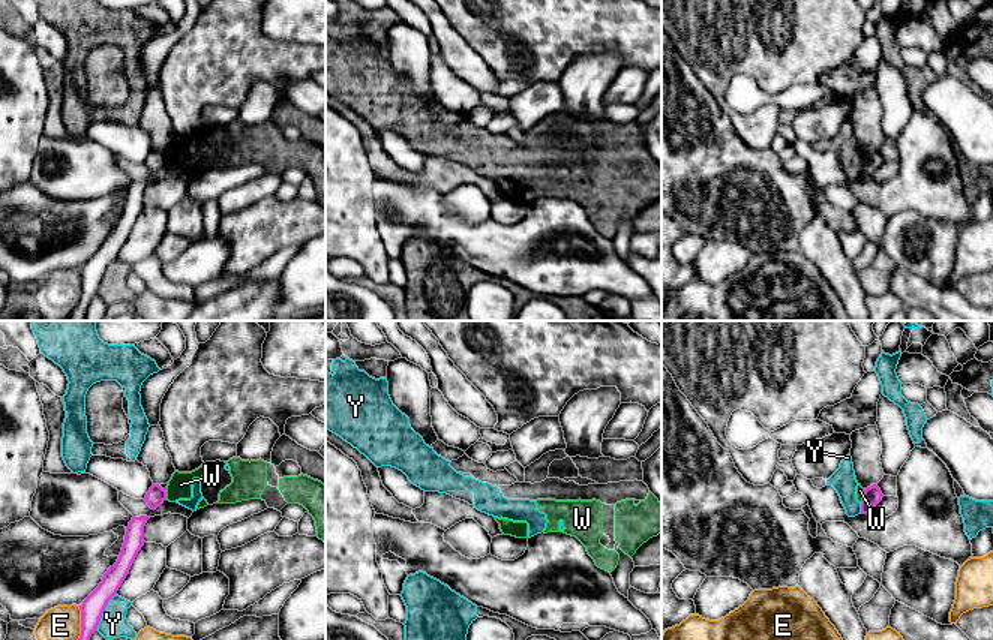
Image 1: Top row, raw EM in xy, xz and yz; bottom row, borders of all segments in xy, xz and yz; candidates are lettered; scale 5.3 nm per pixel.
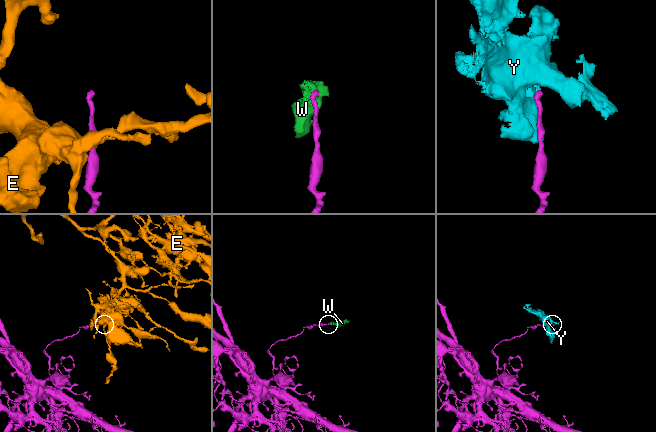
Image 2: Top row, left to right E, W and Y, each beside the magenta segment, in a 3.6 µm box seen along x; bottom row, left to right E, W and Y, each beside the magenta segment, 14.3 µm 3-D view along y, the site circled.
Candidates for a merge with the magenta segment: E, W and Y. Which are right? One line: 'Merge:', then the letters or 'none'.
Merge: none

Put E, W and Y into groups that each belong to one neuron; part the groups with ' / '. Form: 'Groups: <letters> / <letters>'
Groups: E / W Y

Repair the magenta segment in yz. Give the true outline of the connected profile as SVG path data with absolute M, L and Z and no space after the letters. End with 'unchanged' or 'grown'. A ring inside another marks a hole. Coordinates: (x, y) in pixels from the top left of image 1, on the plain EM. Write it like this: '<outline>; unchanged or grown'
M876 148L864 153L862 166L861 166L861 178L873 177L874 171L882 165L882 162L884 159Z; unchanged

